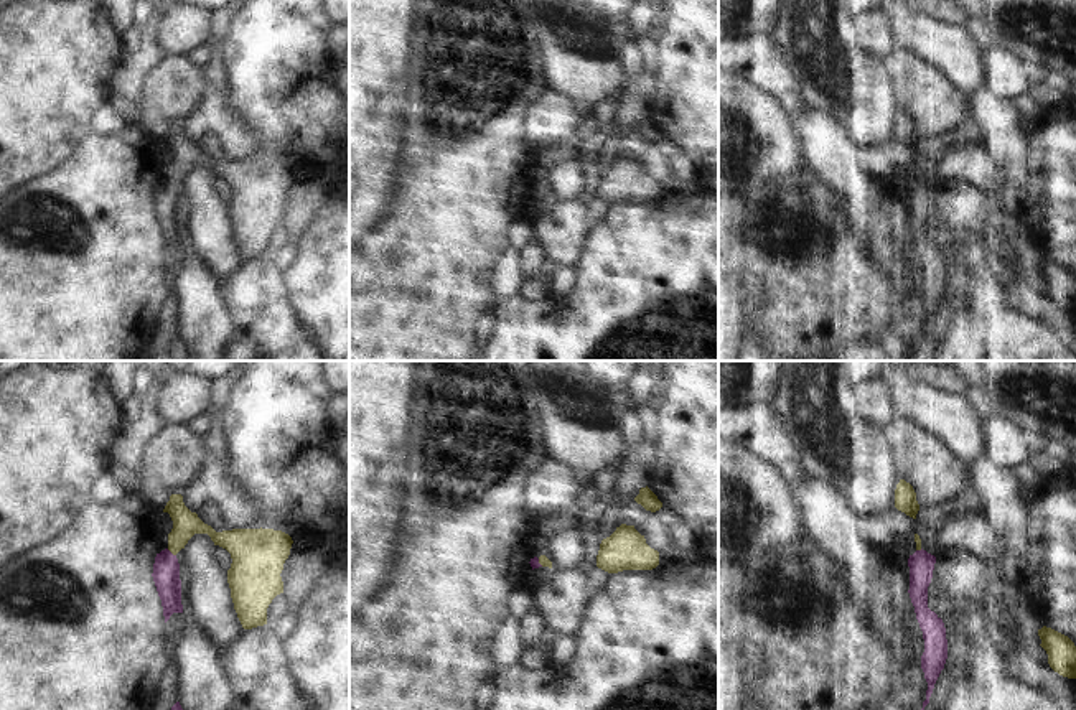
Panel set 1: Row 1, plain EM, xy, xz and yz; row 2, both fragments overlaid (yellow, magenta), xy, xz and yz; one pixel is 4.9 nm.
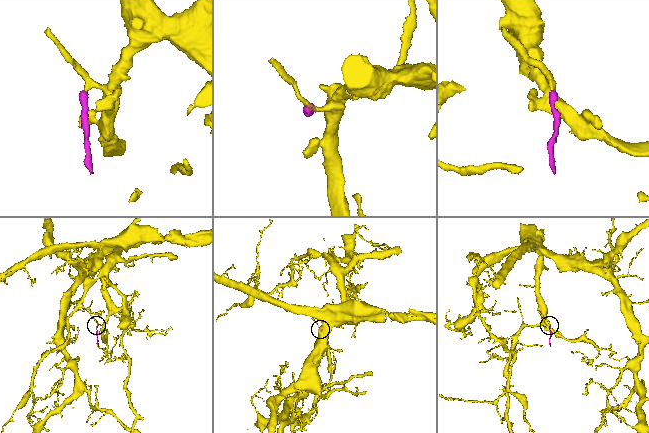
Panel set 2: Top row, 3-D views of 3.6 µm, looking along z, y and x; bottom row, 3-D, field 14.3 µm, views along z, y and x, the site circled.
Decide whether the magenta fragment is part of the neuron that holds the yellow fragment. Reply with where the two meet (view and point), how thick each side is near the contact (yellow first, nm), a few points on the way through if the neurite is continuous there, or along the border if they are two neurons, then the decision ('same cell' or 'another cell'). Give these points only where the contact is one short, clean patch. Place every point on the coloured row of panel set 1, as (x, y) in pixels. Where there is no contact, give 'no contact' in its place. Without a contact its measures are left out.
meets yellow in xy at (172, 552); 130 nm thick on the yellow side, 130 nm on the other; runs through xy (185, 523), (172, 552), (165, 574); same cell

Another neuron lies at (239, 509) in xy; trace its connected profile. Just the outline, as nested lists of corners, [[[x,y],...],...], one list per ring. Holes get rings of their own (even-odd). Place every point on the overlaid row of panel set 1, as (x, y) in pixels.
[[[209,458],[194,481],[185,486],[181,496],[191,512],[198,512],[208,499],[213,501],[219,507],[227,530],[262,525],[262,504],[232,481],[214,458]]]

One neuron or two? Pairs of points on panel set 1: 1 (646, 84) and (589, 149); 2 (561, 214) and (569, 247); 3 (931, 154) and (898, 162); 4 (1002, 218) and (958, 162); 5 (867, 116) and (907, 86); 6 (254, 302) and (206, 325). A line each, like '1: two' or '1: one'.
1: two
2: one
3: two
4: one
5: two
6: two

